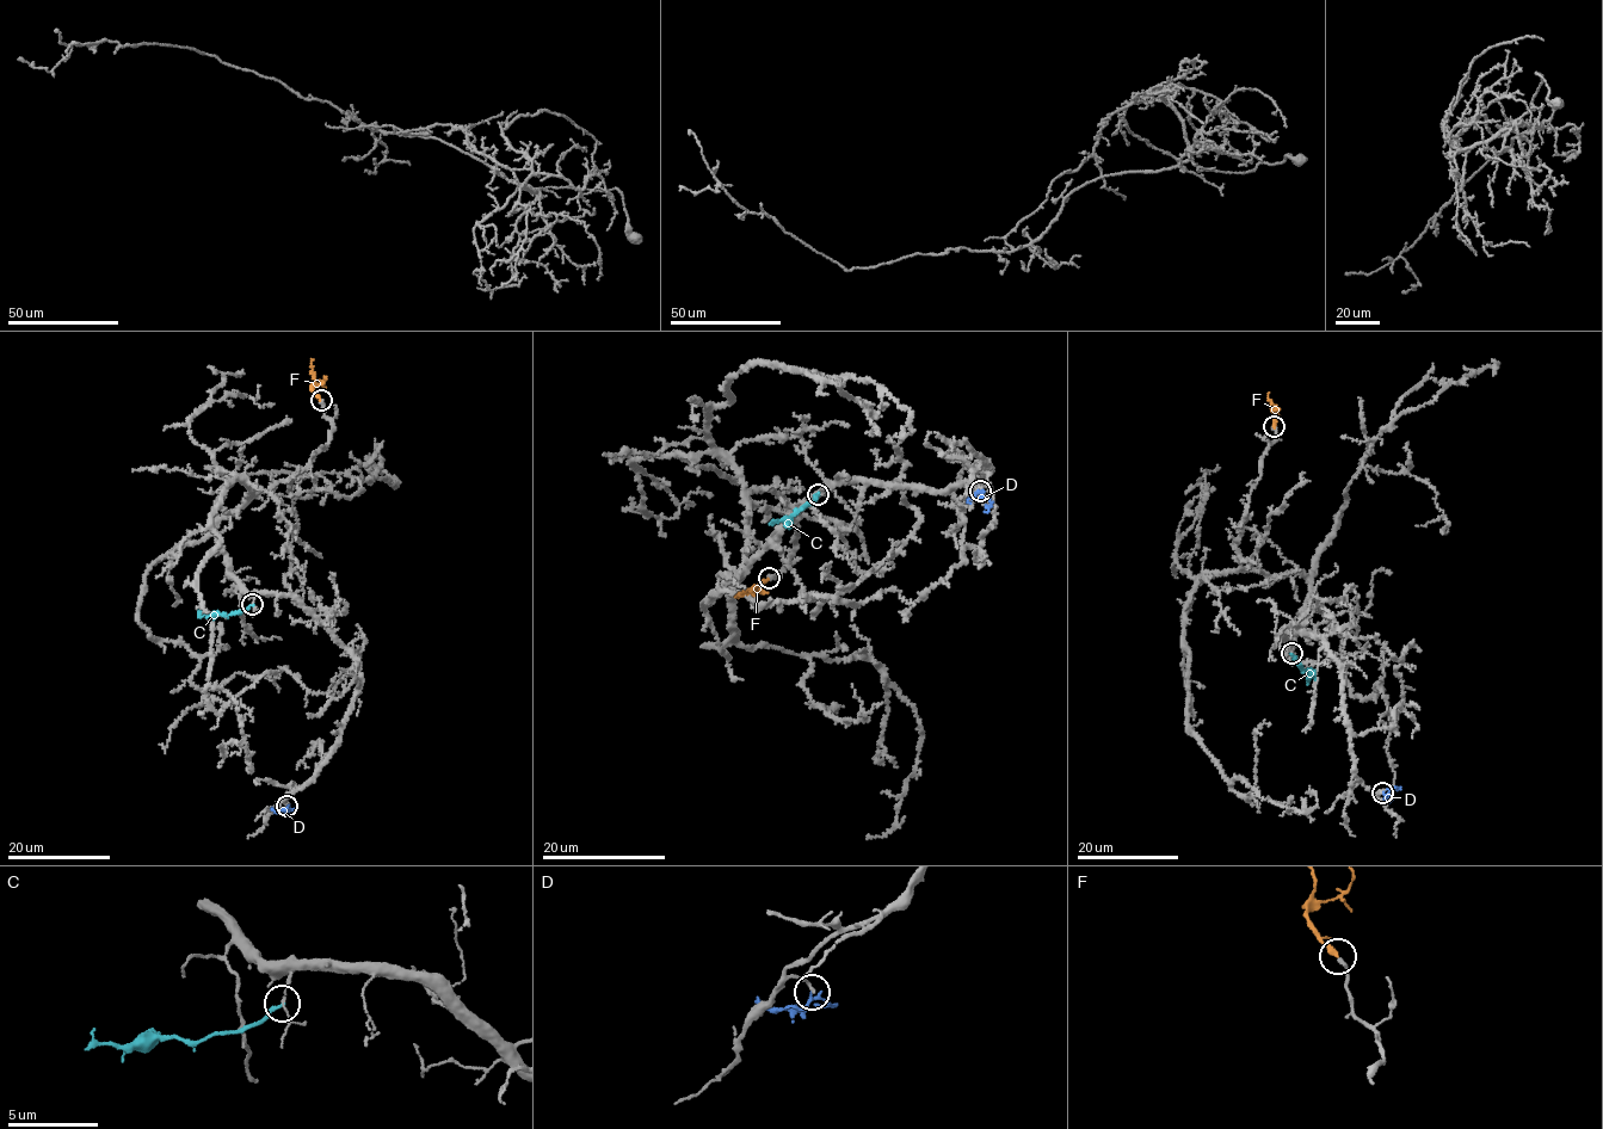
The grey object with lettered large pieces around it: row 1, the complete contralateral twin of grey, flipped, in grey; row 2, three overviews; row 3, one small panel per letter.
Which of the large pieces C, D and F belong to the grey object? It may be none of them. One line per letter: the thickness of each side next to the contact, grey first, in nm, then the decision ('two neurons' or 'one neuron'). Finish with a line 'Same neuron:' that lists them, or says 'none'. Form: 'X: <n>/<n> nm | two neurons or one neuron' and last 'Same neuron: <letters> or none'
C: 100/180 nm | two neurons
D: 180/130 nm | two neurons
F: 220/280 nm | one neuron
Same neuron: F

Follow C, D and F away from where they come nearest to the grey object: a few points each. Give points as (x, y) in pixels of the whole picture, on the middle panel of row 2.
C: (818, 494), (789, 518), (771, 523)
D: (980, 492), (974, 497), (988, 499), (991, 506), (985, 511)
F: (769, 579), (738, 596)

